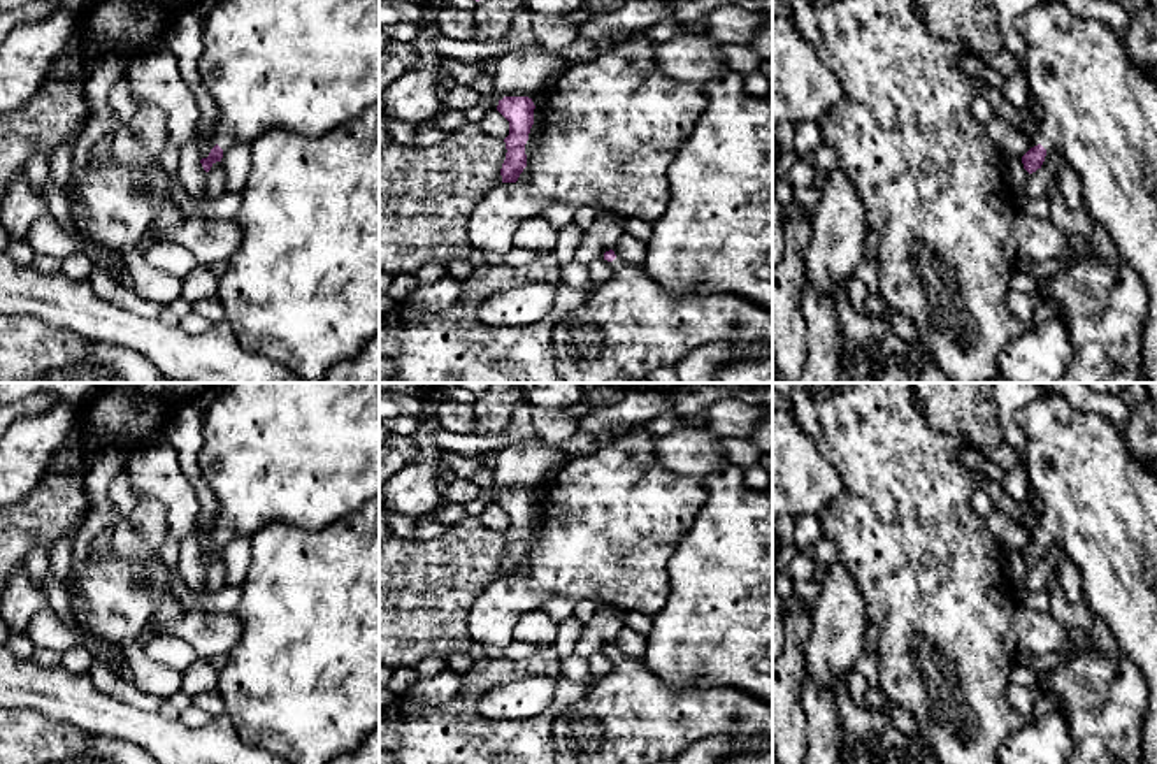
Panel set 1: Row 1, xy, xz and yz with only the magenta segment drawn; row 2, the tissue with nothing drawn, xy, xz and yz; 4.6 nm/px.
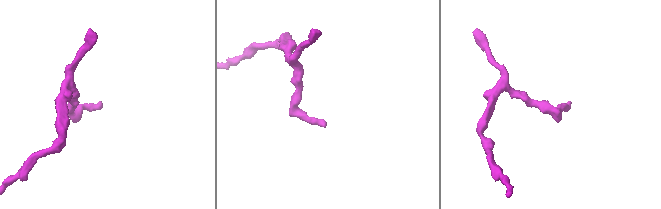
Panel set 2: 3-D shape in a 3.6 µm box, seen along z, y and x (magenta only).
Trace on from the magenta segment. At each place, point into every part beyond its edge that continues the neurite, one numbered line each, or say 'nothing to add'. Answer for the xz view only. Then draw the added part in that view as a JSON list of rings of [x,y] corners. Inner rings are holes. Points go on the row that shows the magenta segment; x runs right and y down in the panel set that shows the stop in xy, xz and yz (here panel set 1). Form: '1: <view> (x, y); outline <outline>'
1: xz (629, 327); outline [[[611,262],[613,276],[595,286],[590,297],[557,323],[551,334],[557,372],[564,383],[643,383],[658,367],[674,367],[693,350],[718,342],[773,344],[773,311],[730,293],[688,292],[671,295],[646,270],[644,263]]]

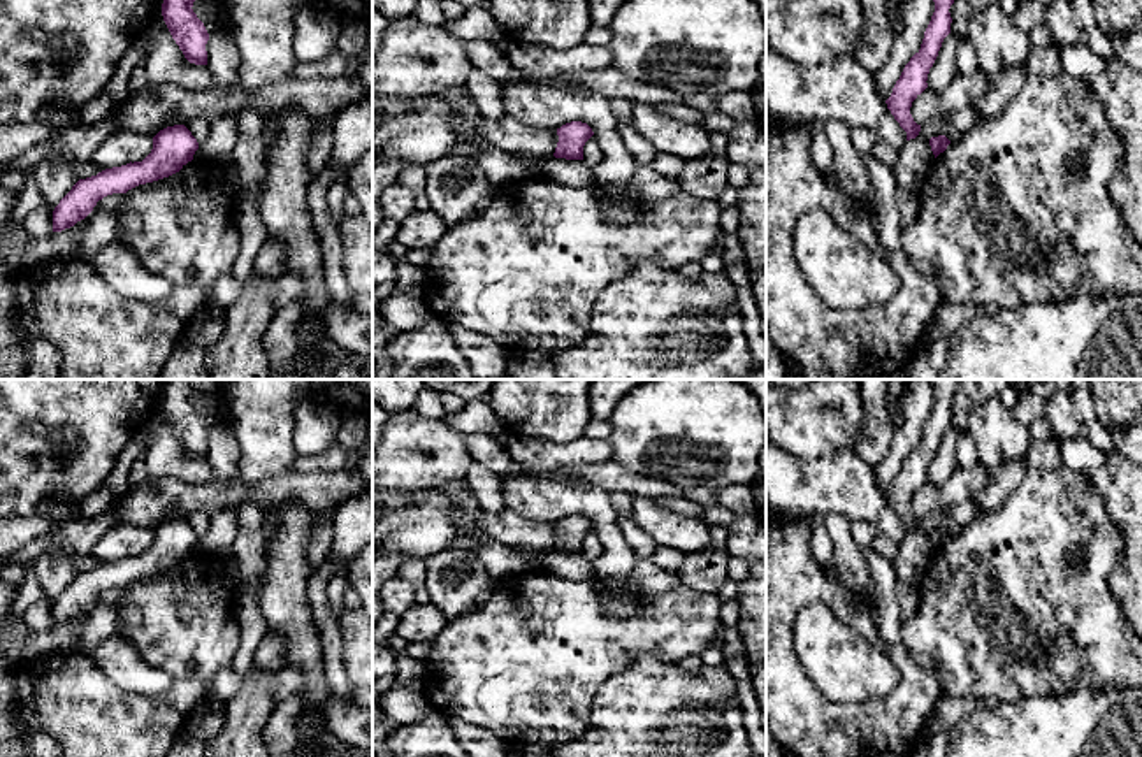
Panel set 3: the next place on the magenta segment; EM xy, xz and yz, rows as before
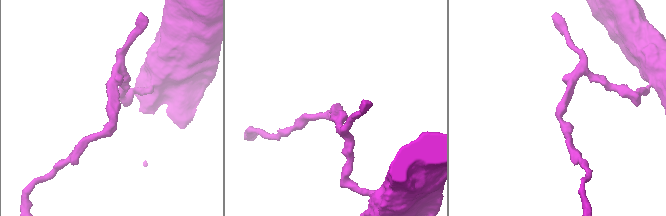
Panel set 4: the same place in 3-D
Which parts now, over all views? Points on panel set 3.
nothing to add

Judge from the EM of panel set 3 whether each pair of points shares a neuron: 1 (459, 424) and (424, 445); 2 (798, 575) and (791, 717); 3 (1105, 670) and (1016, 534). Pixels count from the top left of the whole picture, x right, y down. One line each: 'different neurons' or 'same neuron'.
1: different neurons
2: same neuron
3: same neuron

